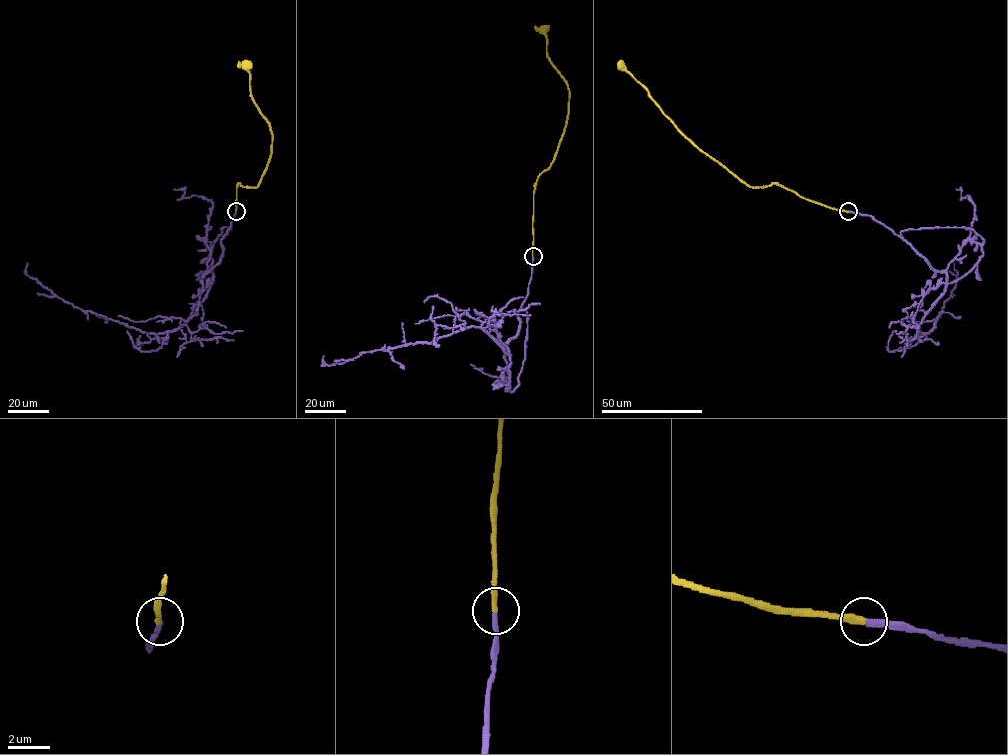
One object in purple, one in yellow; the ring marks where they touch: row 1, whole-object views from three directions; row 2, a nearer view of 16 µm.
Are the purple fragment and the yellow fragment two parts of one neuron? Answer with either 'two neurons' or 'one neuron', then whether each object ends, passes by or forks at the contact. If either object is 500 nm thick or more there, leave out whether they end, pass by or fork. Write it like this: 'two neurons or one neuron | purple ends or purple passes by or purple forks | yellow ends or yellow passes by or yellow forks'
one neuron | purple ends | yellow ends

